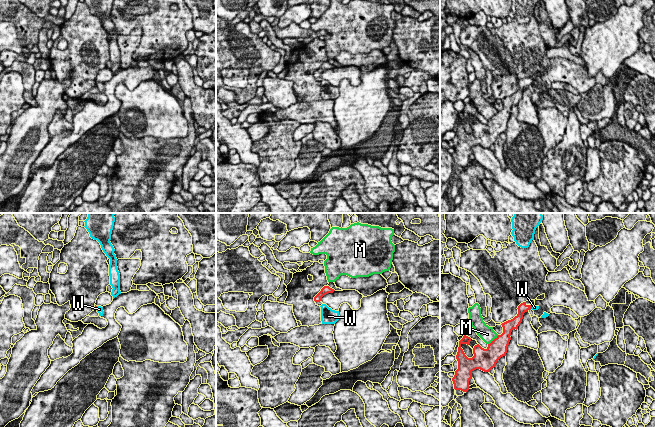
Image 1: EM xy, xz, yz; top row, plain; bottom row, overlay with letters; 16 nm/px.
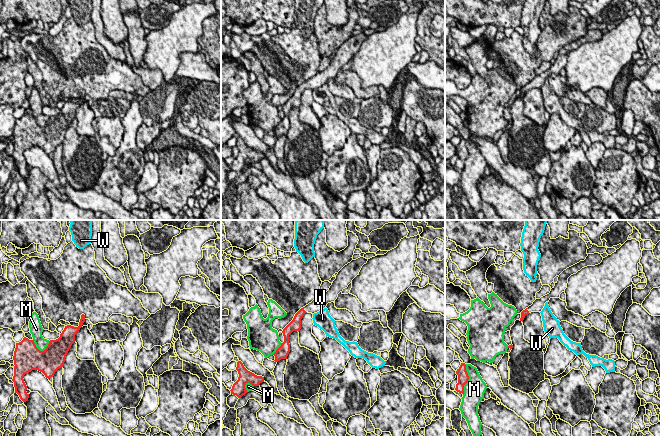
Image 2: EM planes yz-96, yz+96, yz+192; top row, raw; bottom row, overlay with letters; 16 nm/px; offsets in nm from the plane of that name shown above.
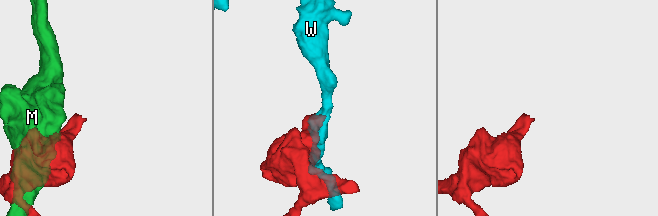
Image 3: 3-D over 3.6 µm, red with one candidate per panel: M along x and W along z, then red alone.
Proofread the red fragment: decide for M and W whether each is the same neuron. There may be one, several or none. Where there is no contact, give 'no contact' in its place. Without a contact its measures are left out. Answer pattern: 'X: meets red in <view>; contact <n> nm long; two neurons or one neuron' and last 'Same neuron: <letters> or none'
M: meets red in yz; contact 240 nm long; two neurons
W: meets red in yz; contact 60 nm long; two neurons
Same neuron: none

